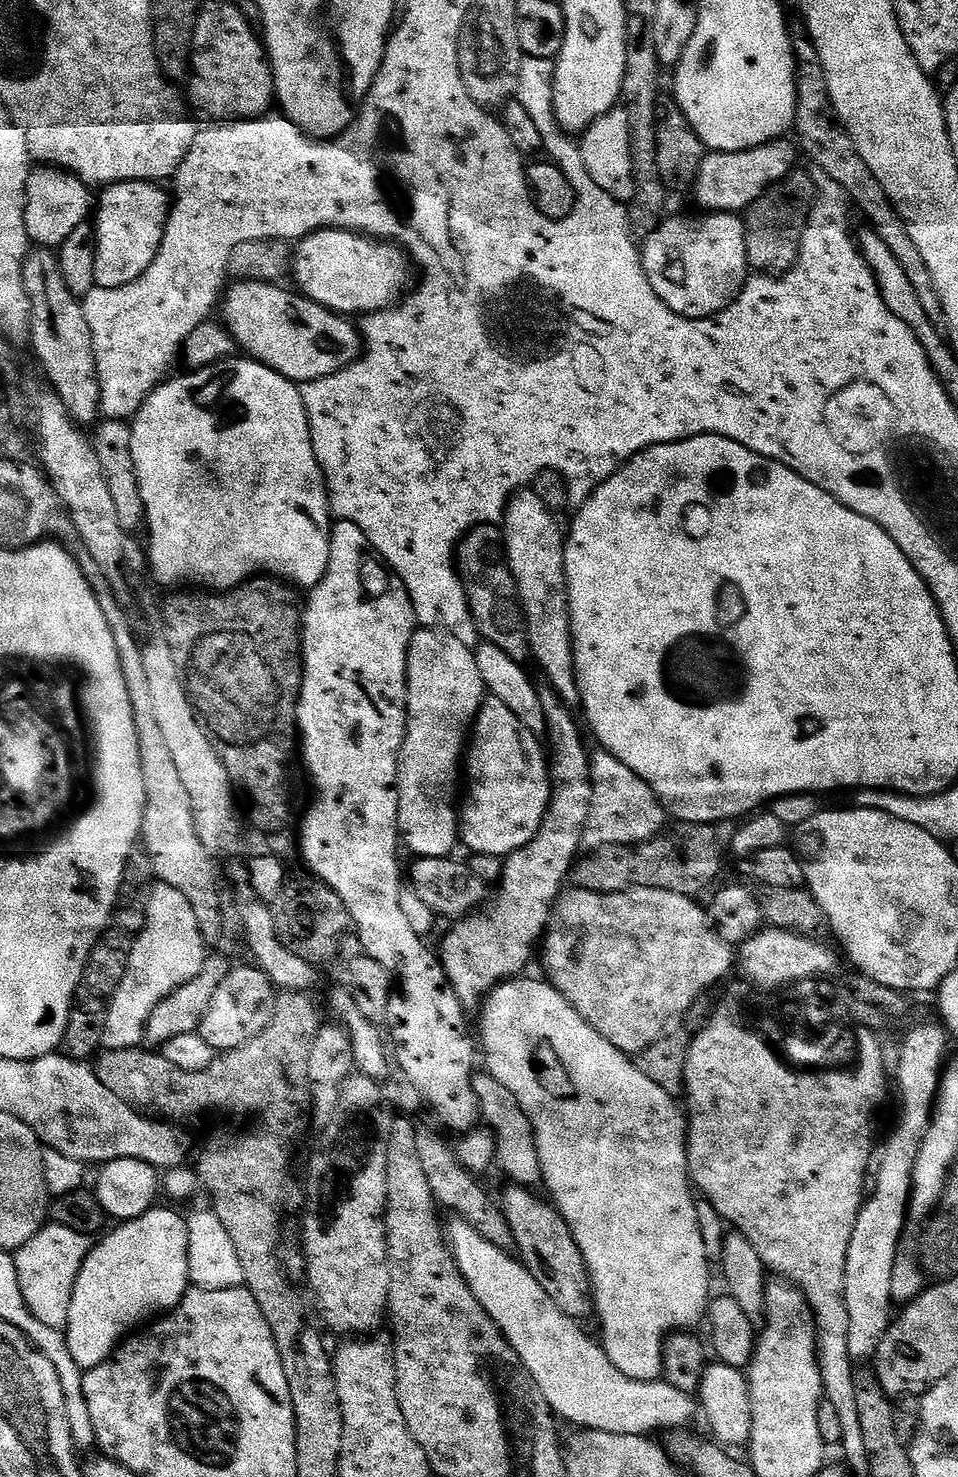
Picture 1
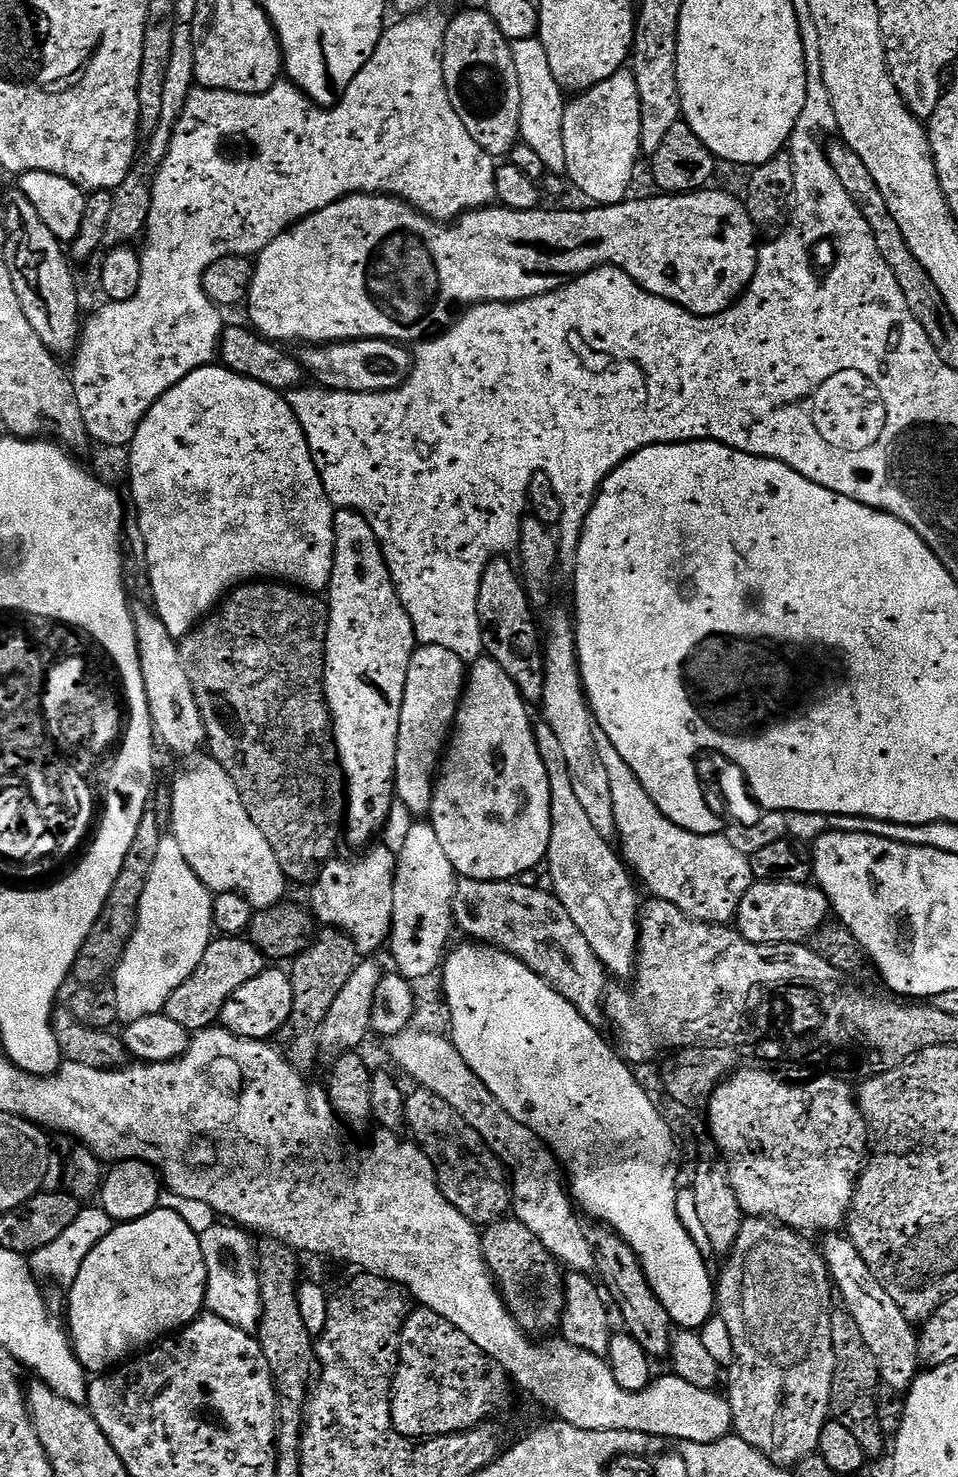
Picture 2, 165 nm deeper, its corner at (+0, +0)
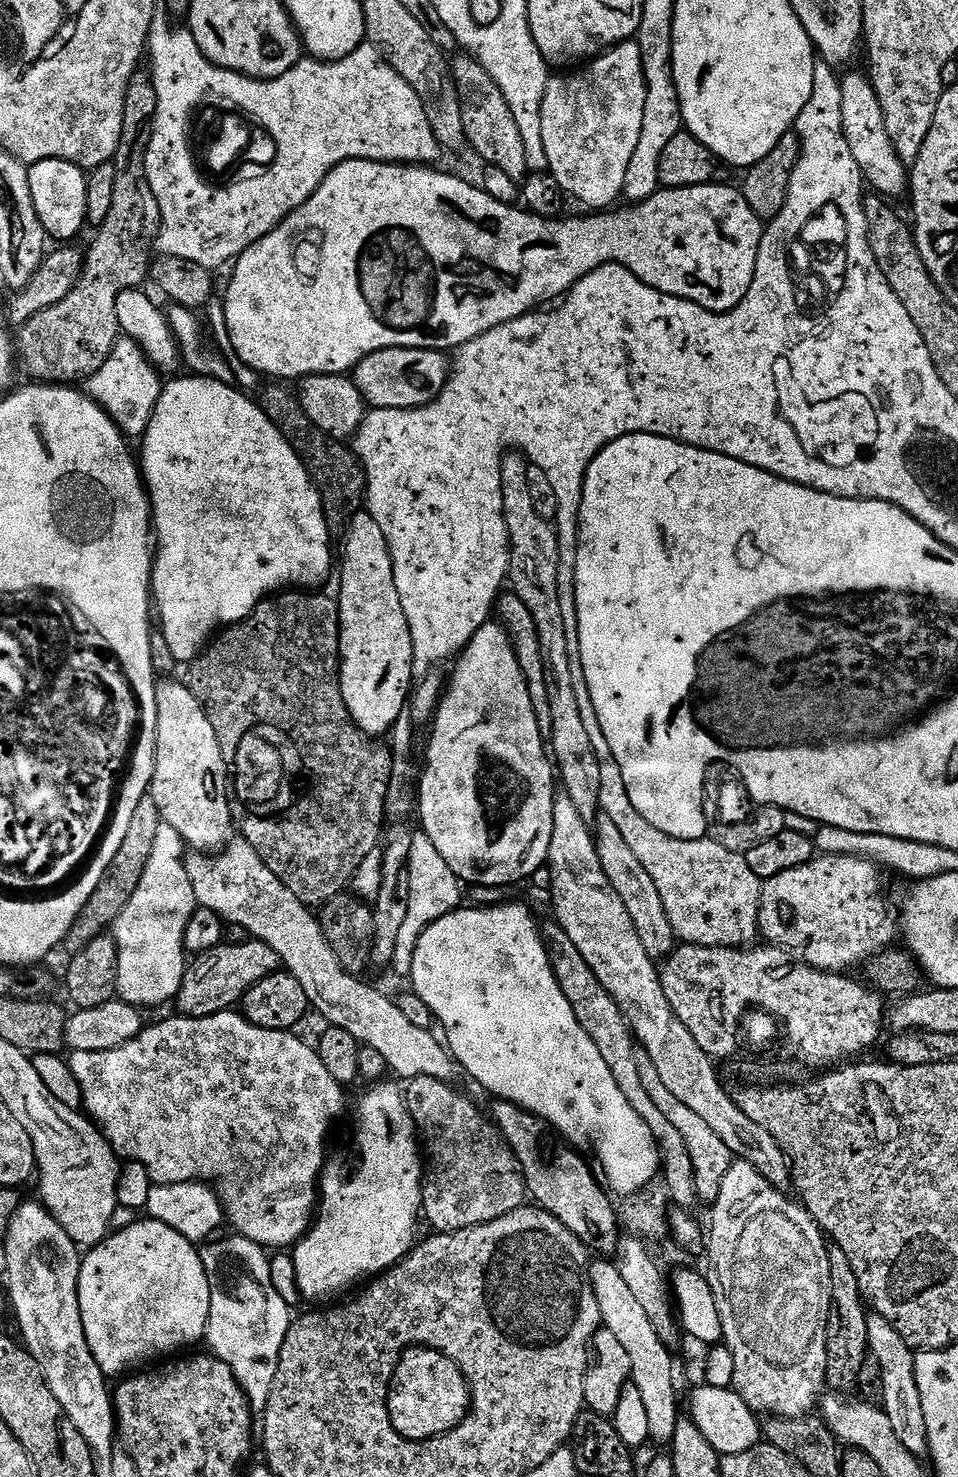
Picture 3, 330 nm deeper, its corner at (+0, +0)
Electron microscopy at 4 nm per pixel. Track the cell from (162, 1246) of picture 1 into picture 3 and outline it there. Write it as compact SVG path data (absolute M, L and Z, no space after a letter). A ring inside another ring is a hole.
M138 1218L130 1226L113 1231L101 1244L87 1249L86 1255L80 1262L78 1306L82 1314L82 1326L86 1330L86 1342L90 1346L90 1354L94 1354L94 1362L98 1362L105 1377L120 1378L131 1373L135 1369L132 1367L142 1363L143 1360L152 1360L155 1356L171 1357L168 1356L171 1352L176 1352L179 1348L188 1348L191 1344L196 1344L199 1340L201 1343L205 1339L210 1318L210 1282L206 1278L206 1270L202 1266L202 1258L195 1243L187 1240L182 1234L178 1234L176 1230L166 1226L166 1223L160 1222L158 1219Z

